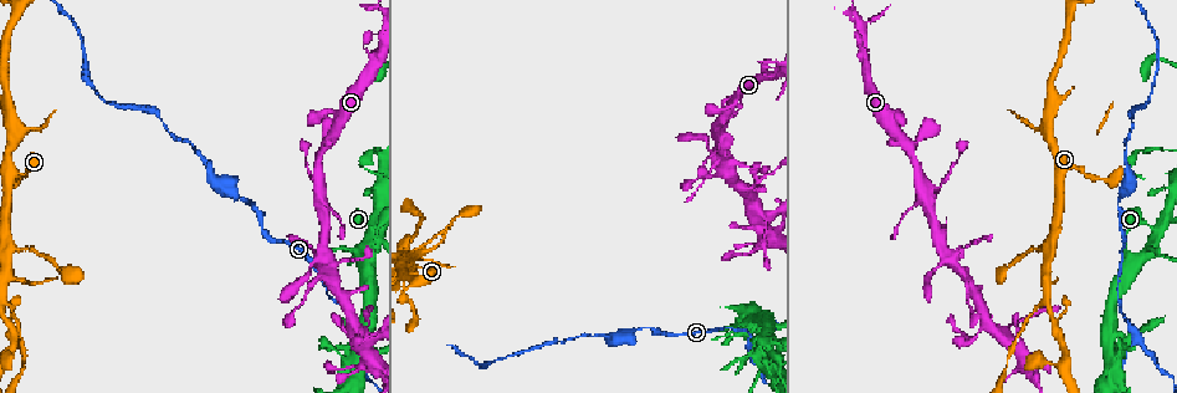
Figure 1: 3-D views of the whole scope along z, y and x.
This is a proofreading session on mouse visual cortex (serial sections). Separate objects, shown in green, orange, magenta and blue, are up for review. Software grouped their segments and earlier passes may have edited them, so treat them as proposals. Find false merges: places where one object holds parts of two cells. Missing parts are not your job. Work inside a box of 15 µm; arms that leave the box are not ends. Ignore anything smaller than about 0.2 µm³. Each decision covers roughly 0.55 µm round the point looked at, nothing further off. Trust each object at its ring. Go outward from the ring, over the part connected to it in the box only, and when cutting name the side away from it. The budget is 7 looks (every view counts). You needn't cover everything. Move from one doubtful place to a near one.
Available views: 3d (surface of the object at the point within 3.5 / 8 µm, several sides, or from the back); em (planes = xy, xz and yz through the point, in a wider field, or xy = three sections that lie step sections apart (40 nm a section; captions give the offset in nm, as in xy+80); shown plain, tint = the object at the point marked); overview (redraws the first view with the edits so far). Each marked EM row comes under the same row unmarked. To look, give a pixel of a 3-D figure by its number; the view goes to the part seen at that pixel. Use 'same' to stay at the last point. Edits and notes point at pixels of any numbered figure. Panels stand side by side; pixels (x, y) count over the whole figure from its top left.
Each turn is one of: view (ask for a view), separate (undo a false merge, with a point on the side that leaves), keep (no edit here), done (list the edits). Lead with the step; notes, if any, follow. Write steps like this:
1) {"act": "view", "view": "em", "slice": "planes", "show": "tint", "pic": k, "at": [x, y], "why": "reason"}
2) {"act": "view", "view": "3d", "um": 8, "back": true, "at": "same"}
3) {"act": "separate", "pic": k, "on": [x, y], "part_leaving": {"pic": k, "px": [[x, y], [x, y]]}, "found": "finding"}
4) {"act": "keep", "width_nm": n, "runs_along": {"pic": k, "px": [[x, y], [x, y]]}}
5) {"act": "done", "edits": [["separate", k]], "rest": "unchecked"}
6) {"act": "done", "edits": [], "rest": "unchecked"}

{"act": "view", "view": "3d", "um": 3.5, "pic": 1, "at": [1112, 367], "why": "sharp bend"}

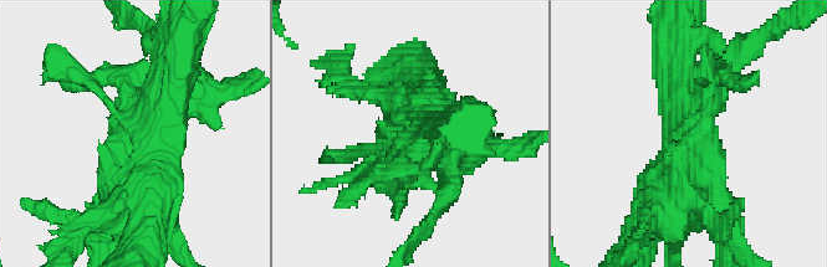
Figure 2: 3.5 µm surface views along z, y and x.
{"act": "view", "view": "em", "slice": "xy", "step": 3, "show": "tint", "pic": 2, "at": [686, 134], "why": "now the EM"}

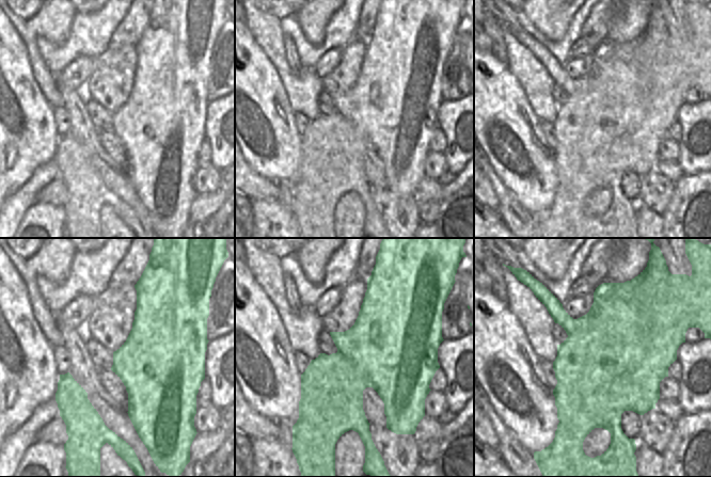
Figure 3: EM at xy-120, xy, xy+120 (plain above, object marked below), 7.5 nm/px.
{"act": "keep", "found": "continuous, no second cell"}

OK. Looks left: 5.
{"act": "view", "view": "3d", "um": 3.5, "pic": 1, "at": [771, 334], "why": "calibre changes"}

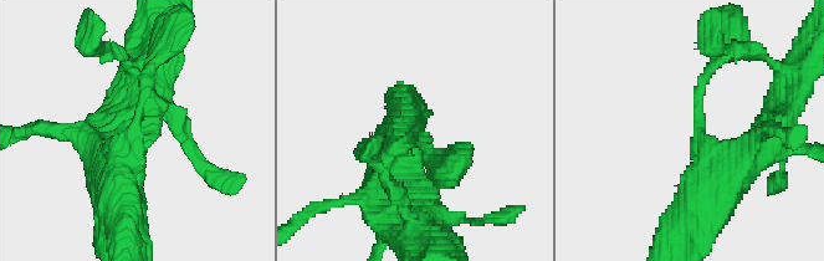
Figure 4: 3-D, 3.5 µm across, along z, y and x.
{"act": "view", "view": "em", "slice": "xy", "step": 5, "show": "tint", "pic": 4, "at": [697, 126], "arm_widths_nm": [150, 500]}

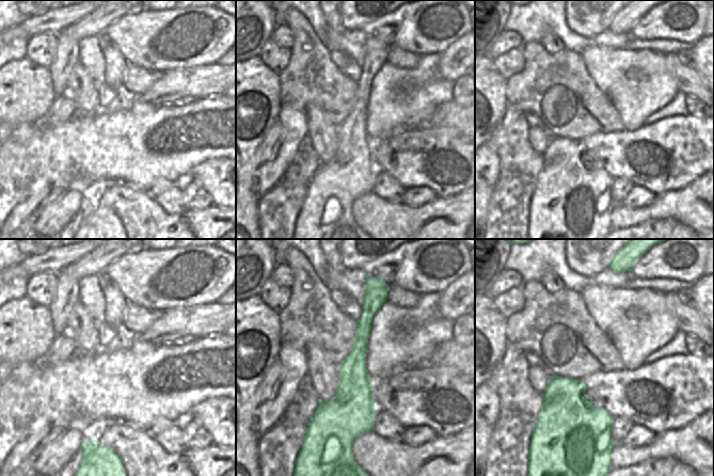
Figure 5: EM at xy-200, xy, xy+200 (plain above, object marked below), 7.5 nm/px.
{"act": "keep", "width_nm": 260, "runs_along": {"pic": 5, "px": [[369, 289], [347, 429]]}, "found": "one cell here"}

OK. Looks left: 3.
{"act": "view", "view": "3d", "um": 3.5, "pic": 1, "at": [724, 327], "why": "narrows sharply"}

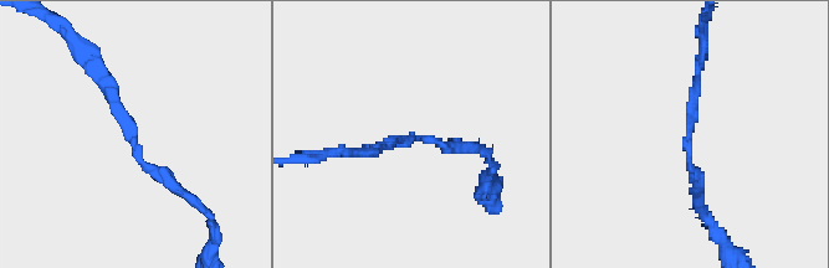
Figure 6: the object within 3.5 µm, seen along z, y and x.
{"act": "view", "view": "em", "slice": "planes", "show": "tint", "pic": 6, "at": [688, 161], "arm_widths_nm": [150, 150], "why": "need the tissue"}

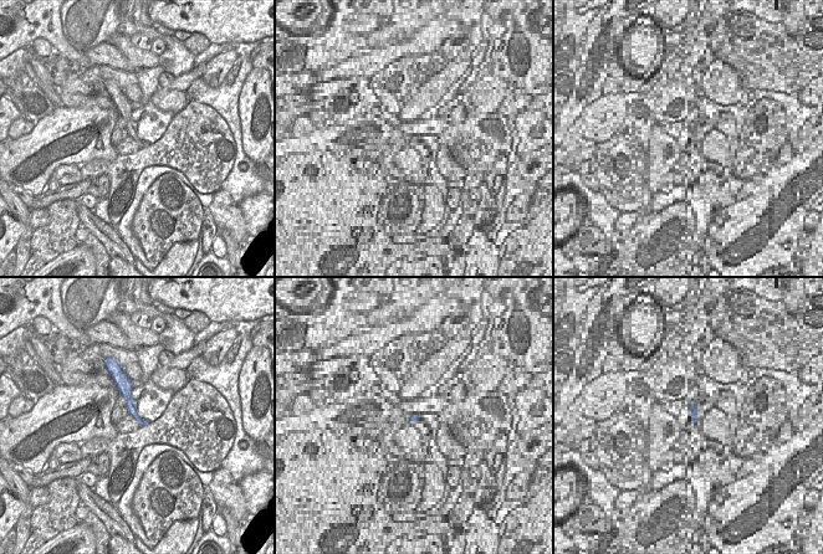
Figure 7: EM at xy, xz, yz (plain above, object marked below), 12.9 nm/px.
{"act": "keep", "runs_along": {"pic": 7, "px": [[123, 379], [133, 414], [143, 422]]}, "found": "one cell here"}

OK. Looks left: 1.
{"act": "done", "edits": [], "rest": "unchecked"}

